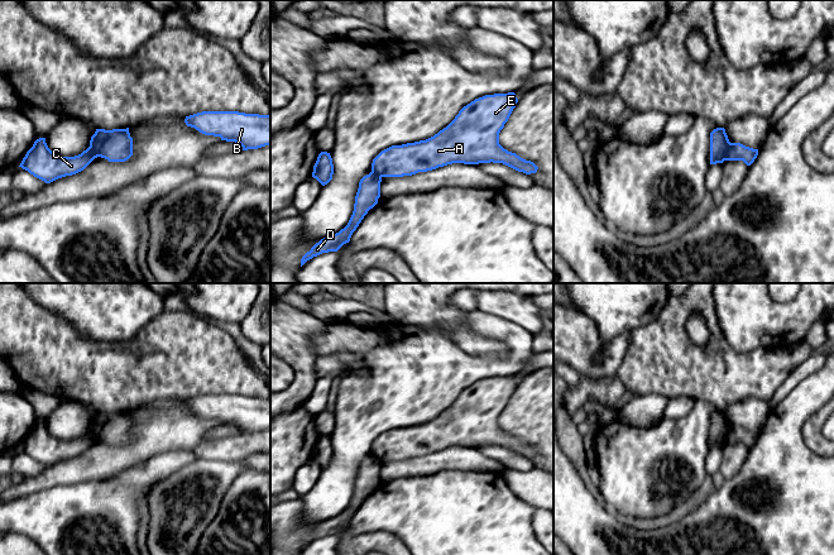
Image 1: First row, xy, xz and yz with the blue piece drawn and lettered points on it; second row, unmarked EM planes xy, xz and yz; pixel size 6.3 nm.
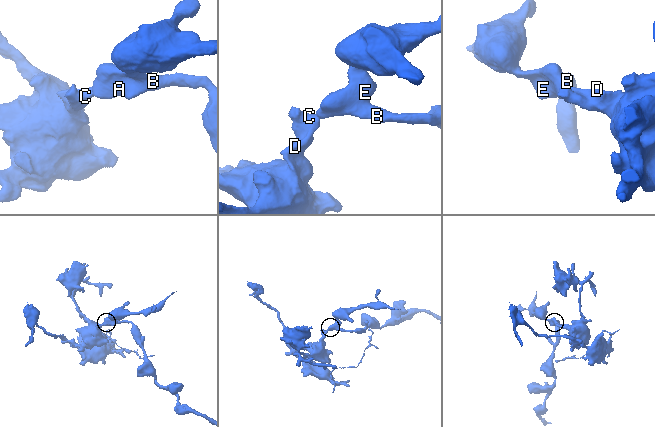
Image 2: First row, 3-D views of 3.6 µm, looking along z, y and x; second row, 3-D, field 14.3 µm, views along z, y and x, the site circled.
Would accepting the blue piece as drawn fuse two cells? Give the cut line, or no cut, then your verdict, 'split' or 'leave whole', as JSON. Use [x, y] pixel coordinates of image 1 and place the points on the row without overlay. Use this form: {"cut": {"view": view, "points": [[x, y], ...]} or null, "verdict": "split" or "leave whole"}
{"cut": {"view": "yz", "points": [[729, 425], [724, 443]]}, "verdict": "split"}

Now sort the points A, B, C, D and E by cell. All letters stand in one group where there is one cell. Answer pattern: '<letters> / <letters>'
A B E / C D

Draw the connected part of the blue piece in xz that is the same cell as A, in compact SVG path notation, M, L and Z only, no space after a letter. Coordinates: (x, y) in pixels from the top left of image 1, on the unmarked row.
M514 375L485 378L464 389L455 402L433 420L392 429L372 446L379 460L403 460L452 446L503 446L526 458L538 450L499 427L499 416L518 382Z

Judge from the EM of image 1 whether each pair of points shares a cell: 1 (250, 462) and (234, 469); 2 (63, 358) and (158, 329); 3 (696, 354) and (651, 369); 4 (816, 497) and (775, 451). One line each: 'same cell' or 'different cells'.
1: same cell
2: same cell
3: same cell
4: same cell

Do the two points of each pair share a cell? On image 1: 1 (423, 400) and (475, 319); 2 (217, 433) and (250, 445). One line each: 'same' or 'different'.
1: same
2: different

